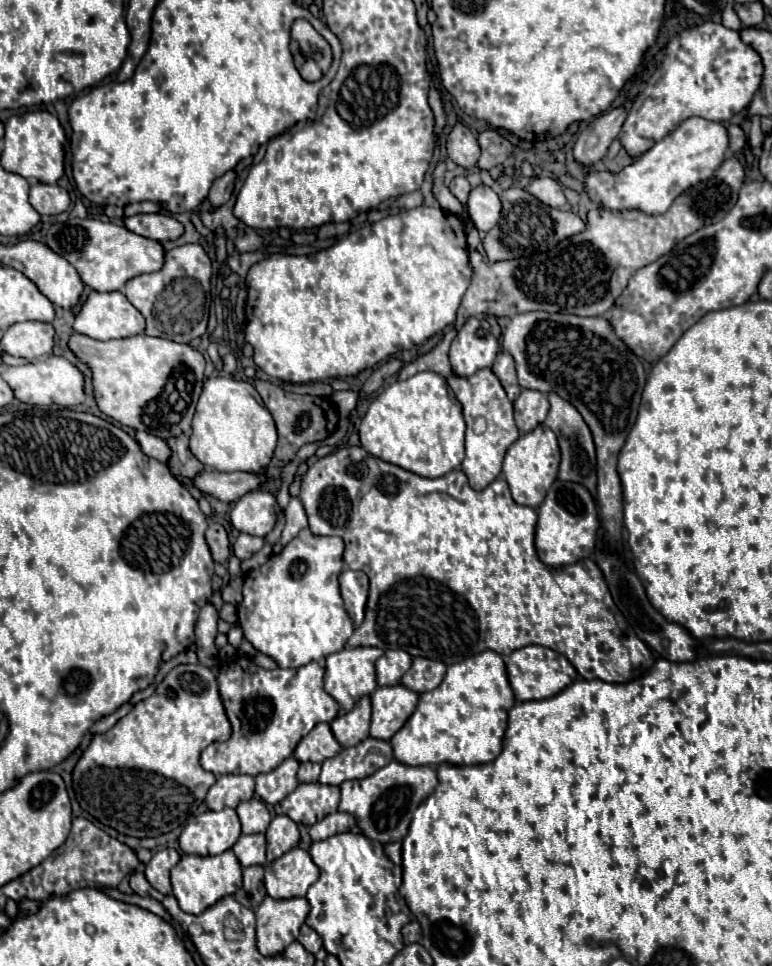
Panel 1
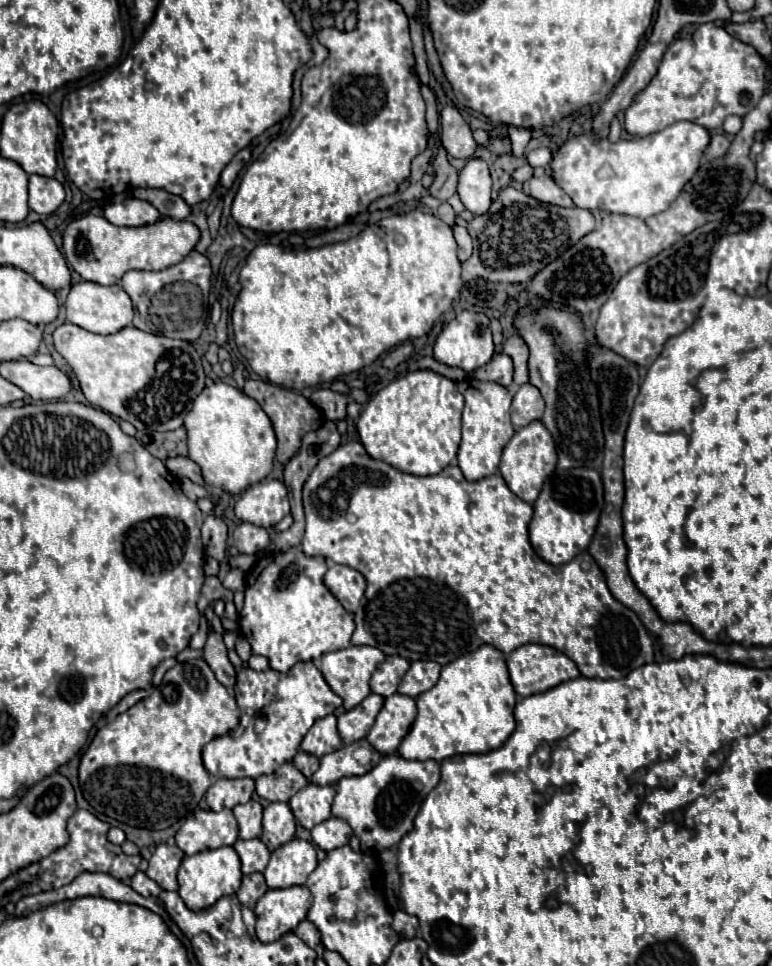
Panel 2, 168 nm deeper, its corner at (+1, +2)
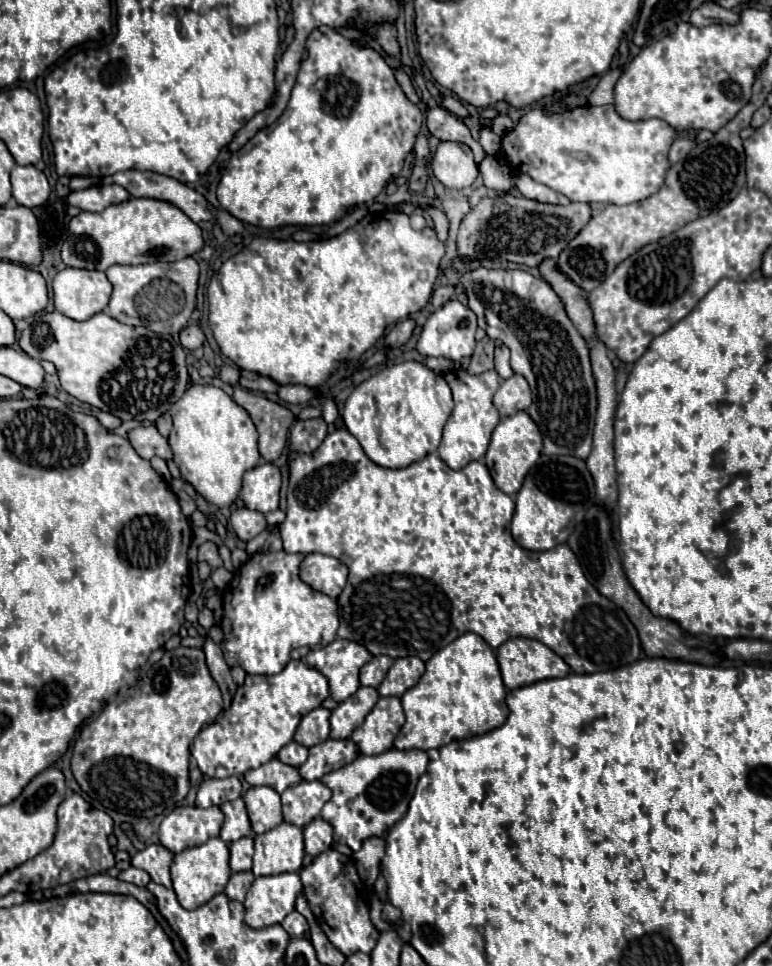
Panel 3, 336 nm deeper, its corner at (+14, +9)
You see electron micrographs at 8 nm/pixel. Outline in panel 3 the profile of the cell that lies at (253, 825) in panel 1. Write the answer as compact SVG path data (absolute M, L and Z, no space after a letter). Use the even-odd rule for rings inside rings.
M238 797L234 801L226 801L220 805L222 813L226 815L222 831L220 831L220 839L226 843L232 843L240 837L254 837L250 821L248 821L248 813L244 807L244 801Z

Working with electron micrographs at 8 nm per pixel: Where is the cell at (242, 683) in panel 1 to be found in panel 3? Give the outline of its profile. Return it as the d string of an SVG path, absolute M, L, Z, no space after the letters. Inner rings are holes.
M290 661L278 675L246 675L244 685L236 689L230 709L212 725L204 727L192 743L192 757L208 777L242 775L248 769L274 759L288 745L300 719L320 707L328 697L328 681L304 661Z

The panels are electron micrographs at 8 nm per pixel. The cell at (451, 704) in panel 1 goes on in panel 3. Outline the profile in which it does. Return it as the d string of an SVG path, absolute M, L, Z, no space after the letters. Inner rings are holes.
M464 633L462 637L440 649L426 663L426 671L420 677L420 681L402 695L402 705L406 713L406 723L394 739L396 749L438 749L450 741L484 735L500 727L508 717L508 709L504 711L504 683L492 647L486 645L486 641L476 633Z

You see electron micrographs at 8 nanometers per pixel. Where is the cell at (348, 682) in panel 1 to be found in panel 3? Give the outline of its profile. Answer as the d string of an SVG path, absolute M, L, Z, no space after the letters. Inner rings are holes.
M336 639L330 645L306 655L306 663L328 679L330 697L338 703L356 693L360 687L358 671L370 659L372 655L366 647L346 639Z

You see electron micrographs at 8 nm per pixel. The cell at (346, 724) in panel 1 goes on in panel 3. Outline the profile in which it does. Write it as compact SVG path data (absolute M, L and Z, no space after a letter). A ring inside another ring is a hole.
M360 687L346 701L338 703L330 715L330 737L332 739L348 739L352 731L364 721L370 709L378 701L378 691L374 687Z

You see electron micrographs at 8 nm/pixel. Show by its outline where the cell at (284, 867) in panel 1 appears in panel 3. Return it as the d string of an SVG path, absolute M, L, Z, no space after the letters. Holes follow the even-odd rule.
M284 821L276 829L256 835L254 843L256 843L252 867L254 877L294 873L302 867L304 859L302 827Z

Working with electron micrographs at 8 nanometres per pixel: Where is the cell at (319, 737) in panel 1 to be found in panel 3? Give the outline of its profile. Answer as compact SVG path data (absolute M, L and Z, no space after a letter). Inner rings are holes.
M318 707L318 709L310 711L308 715L304 715L294 733L294 741L300 745L306 745L306 747L314 747L314 745L320 745L322 741L326 741L330 735L328 717L330 717L330 711L324 707Z

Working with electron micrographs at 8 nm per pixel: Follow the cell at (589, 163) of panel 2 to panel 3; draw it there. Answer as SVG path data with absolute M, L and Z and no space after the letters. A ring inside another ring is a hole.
M612 105L604 107L576 107L560 115L546 115L540 109L528 111L518 125L502 137L502 155L512 163L514 171L532 177L538 183L548 185L550 189L566 195L570 201L582 203L614 203L630 205L644 201L658 193L664 185L668 163L668 149L676 137L676 131L662 119L646 121L626 121L622 119Z

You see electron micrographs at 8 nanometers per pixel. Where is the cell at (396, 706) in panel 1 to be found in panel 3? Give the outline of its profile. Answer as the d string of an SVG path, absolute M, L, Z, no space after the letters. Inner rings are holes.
M380 697L364 723L354 729L352 741L364 755L378 755L392 747L394 737L404 725L404 709L398 697Z

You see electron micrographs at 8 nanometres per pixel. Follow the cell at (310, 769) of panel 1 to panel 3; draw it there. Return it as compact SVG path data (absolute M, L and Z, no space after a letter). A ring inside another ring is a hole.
M290 741L290 743L288 743L286 747L282 747L280 753L278 753L278 759L280 759L282 763L290 765L290 767L300 767L300 765L306 761L306 757L308 757L308 749L302 747L302 745L298 745L298 743L294 743L294 741Z

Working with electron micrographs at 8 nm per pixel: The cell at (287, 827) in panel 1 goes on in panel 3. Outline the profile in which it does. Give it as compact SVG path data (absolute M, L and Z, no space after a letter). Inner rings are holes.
M250 787L244 795L254 835L262 835L278 827L282 819L280 795L272 787Z

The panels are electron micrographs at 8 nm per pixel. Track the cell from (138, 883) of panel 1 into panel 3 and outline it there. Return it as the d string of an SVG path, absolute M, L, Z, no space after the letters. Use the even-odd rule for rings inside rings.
M128 867L126 871L122 871L122 873L118 875L118 879L120 879L120 881L134 883L134 885L138 885L138 887L146 887L146 885L150 883L150 875L148 875L146 871L142 871L142 869L136 869L136 867Z

